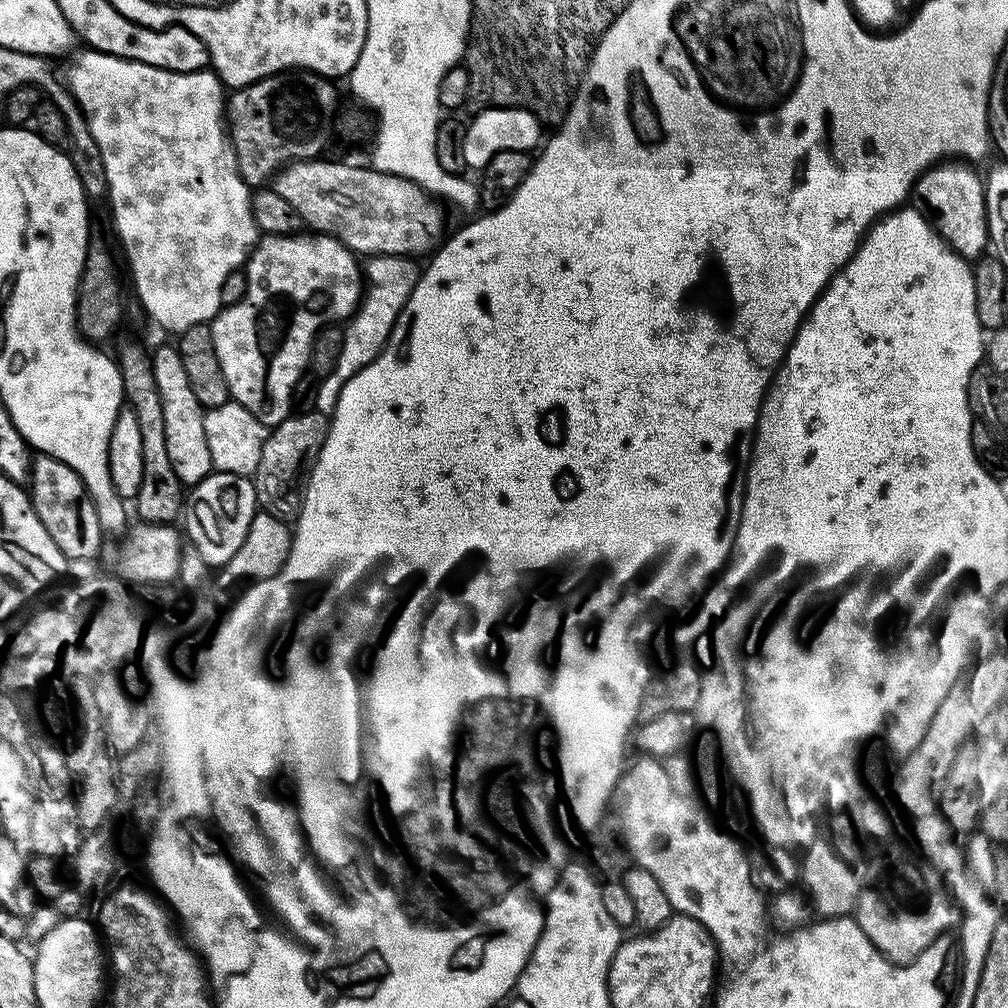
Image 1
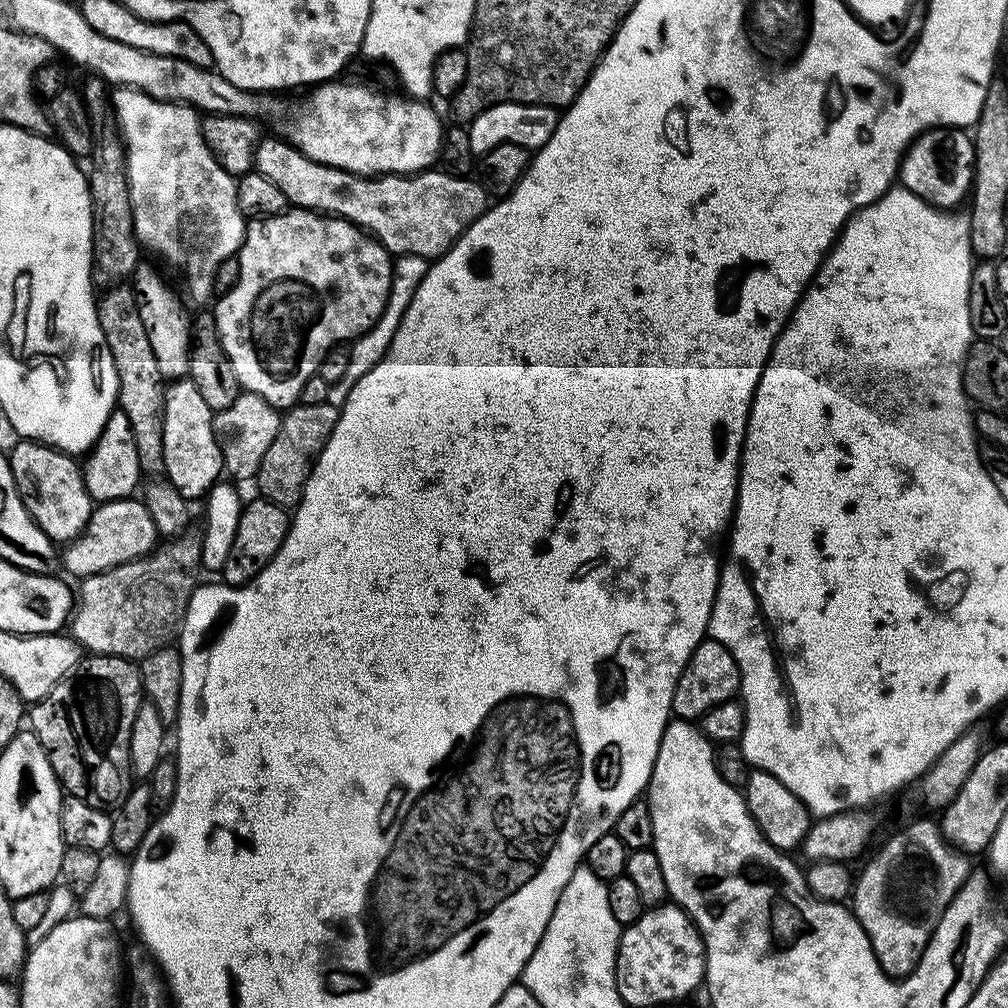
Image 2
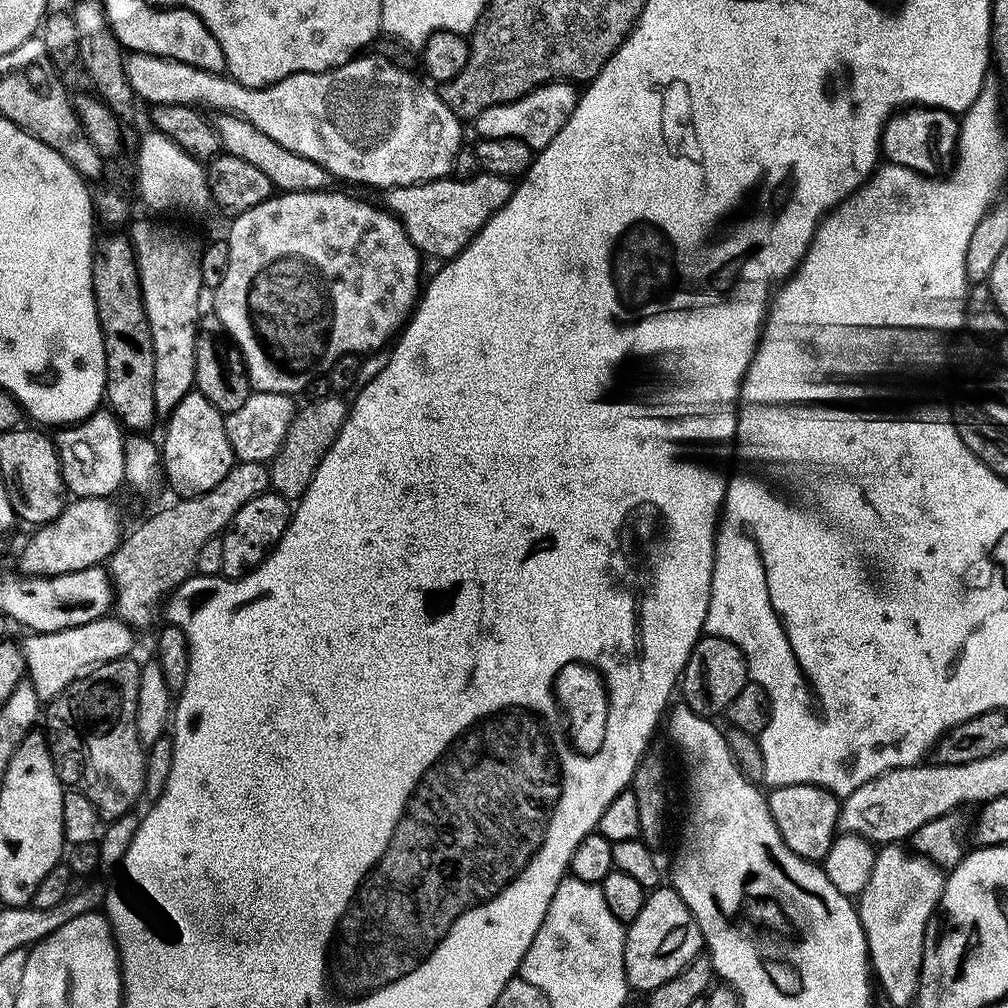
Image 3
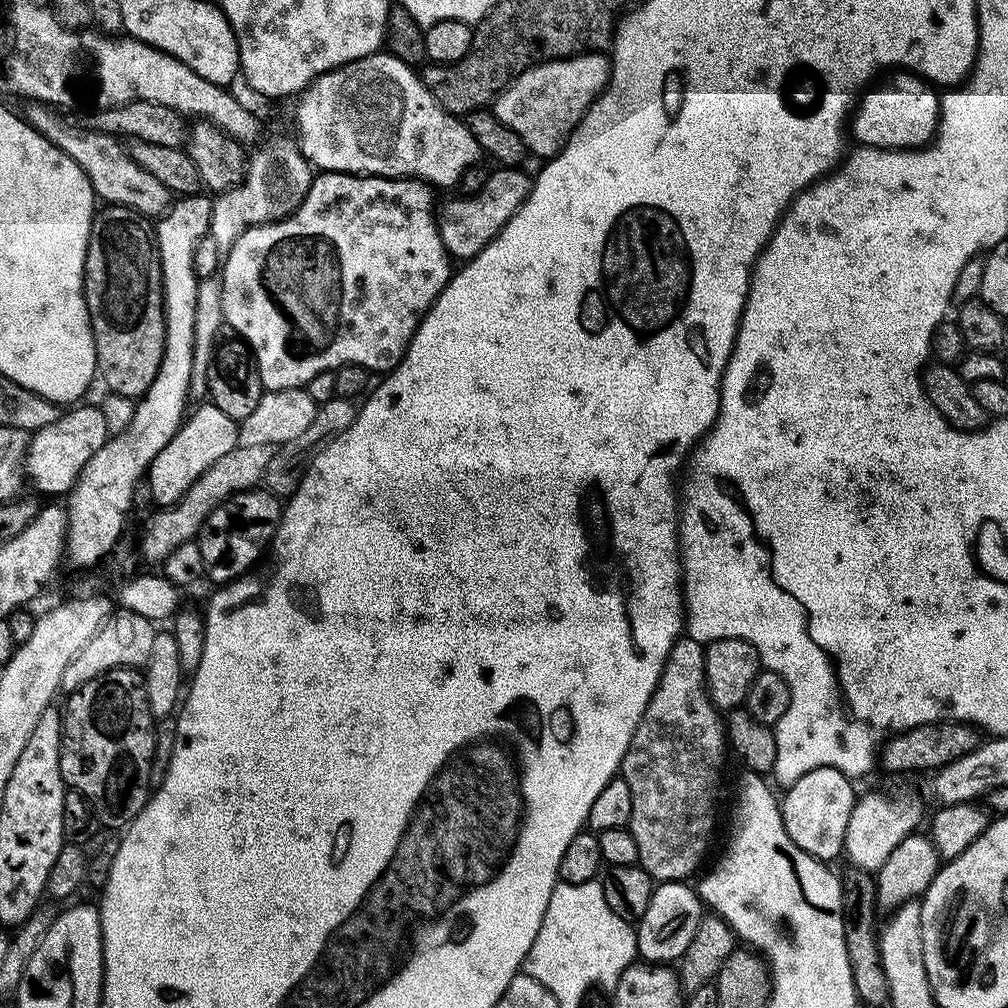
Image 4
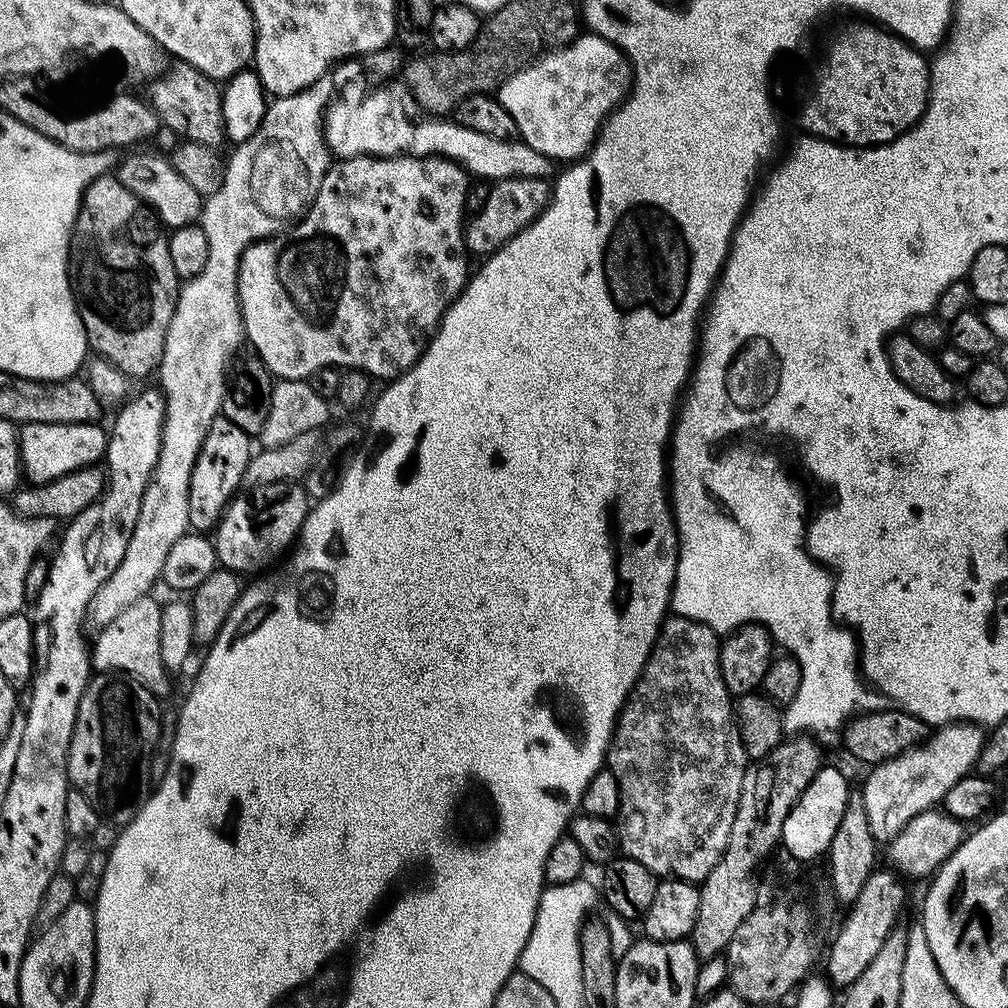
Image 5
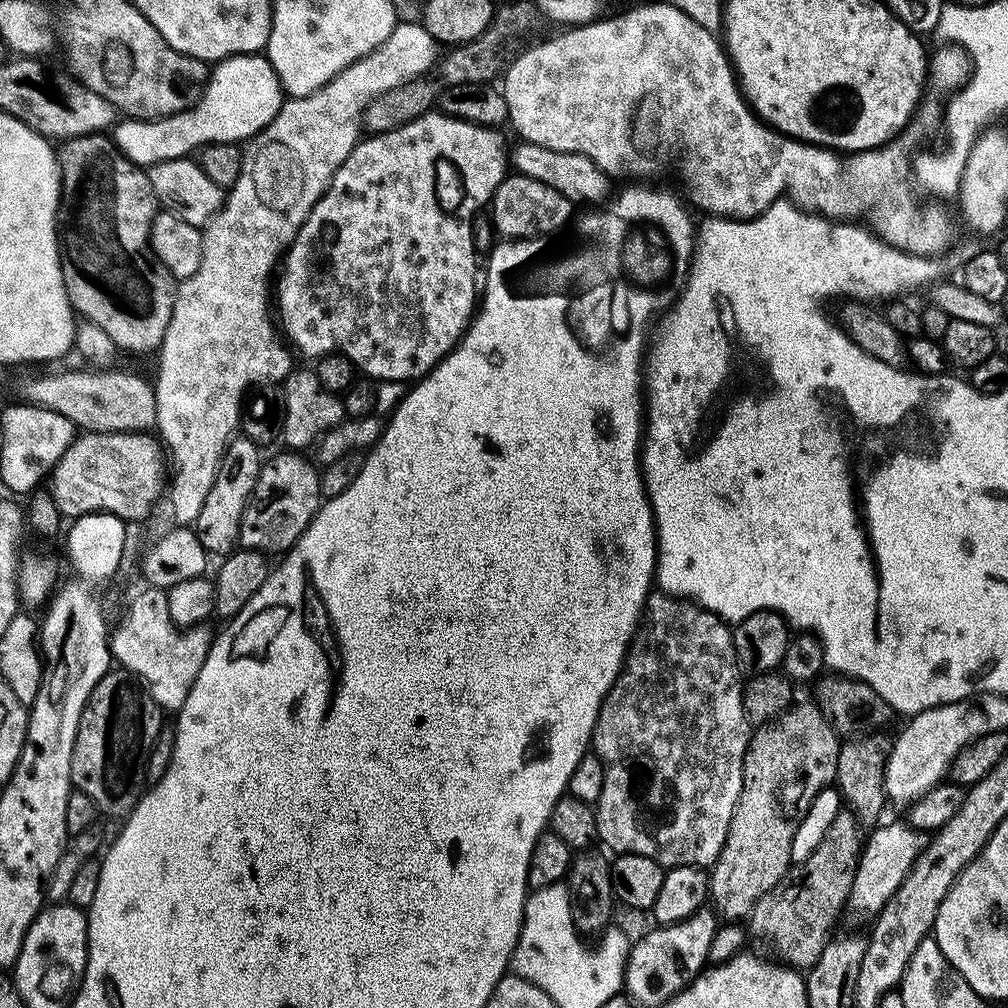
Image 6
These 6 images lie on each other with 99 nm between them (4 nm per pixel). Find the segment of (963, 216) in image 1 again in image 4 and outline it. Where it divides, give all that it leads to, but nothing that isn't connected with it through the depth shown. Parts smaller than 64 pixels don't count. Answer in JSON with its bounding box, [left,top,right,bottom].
[850,74,940,150]

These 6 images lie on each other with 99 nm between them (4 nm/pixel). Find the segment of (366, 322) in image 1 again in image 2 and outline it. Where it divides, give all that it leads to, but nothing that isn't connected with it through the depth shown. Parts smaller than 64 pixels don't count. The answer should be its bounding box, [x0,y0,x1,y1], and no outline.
[328,254,429,408]

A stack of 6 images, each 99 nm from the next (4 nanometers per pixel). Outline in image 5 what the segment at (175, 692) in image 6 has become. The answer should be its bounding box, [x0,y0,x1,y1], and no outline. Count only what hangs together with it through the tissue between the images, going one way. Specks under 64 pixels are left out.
[90,594,168,698]

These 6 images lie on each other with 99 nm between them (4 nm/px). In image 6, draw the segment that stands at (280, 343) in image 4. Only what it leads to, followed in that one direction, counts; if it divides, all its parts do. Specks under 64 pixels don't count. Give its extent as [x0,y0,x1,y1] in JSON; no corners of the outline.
[278,110,510,382]

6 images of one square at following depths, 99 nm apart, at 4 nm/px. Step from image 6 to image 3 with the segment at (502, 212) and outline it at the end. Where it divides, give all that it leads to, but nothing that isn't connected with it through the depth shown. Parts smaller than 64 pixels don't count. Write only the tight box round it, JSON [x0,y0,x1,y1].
[386,171,514,262]

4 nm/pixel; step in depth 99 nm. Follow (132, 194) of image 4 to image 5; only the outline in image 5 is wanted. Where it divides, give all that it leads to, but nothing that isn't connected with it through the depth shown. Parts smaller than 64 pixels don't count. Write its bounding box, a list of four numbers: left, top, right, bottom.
[118,150,202,229]

